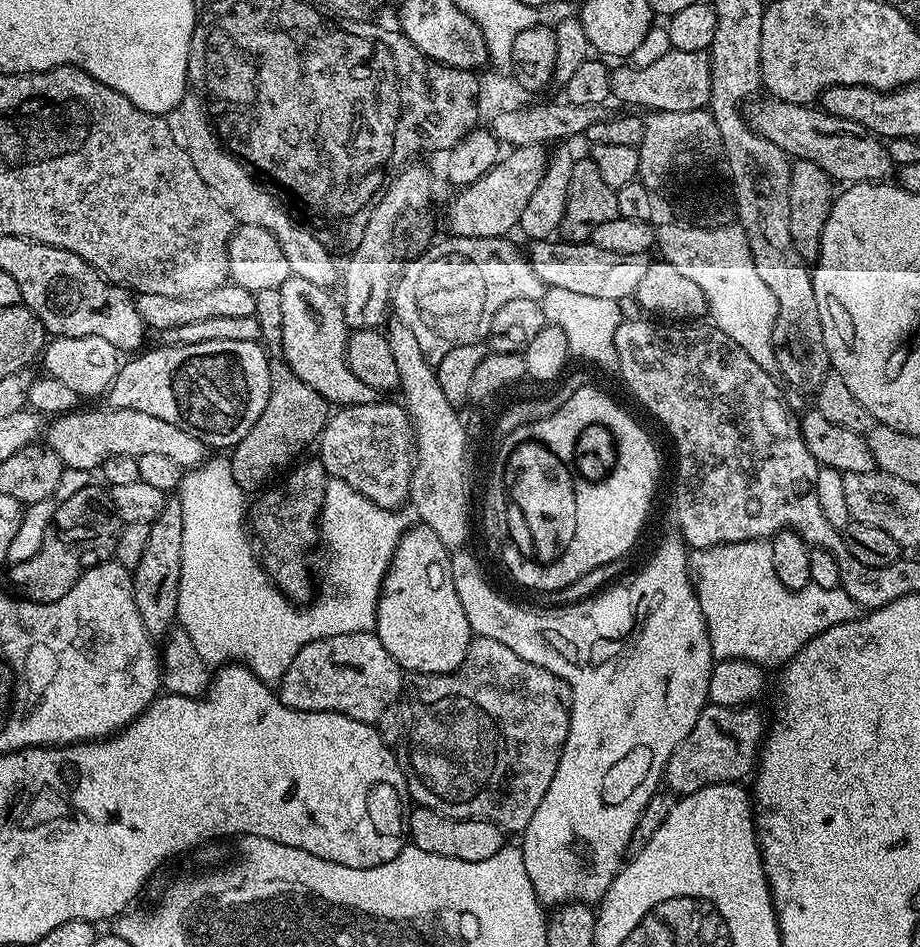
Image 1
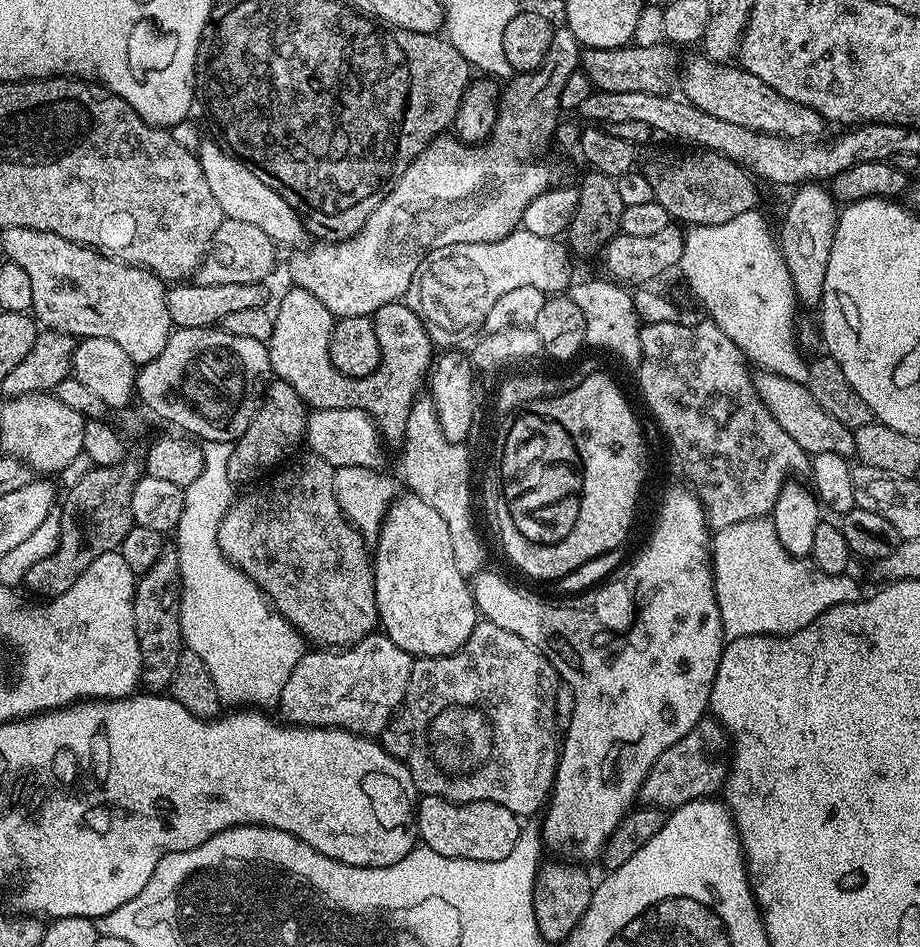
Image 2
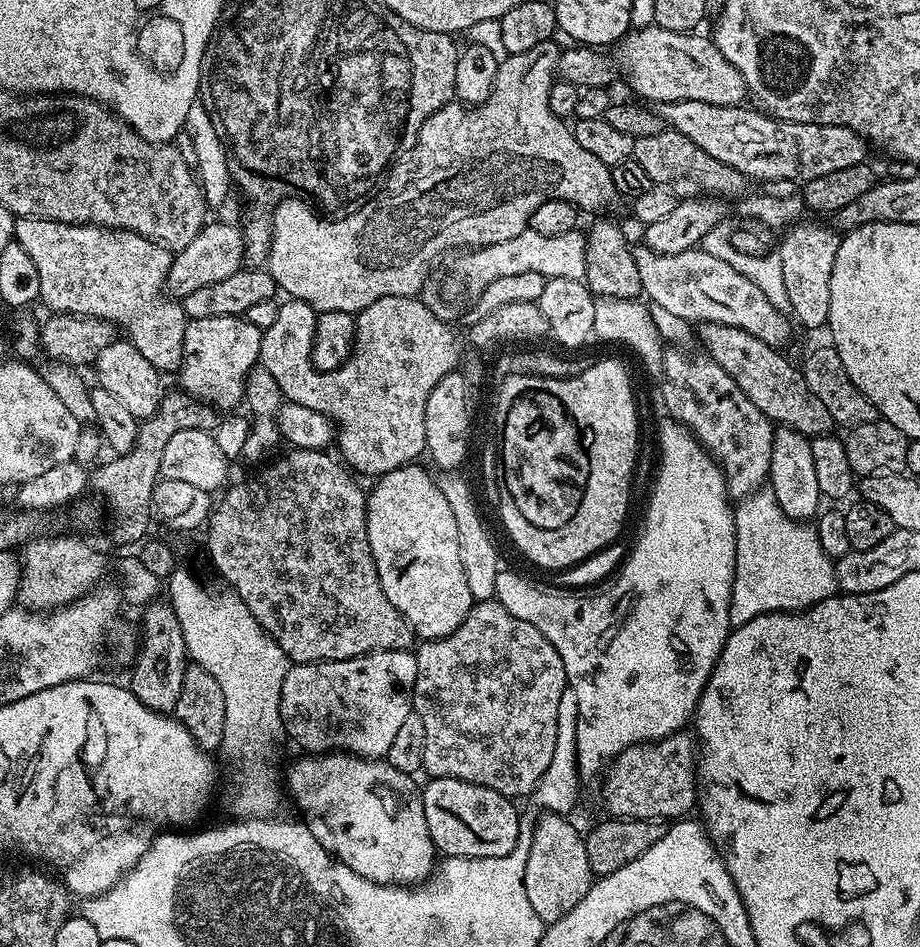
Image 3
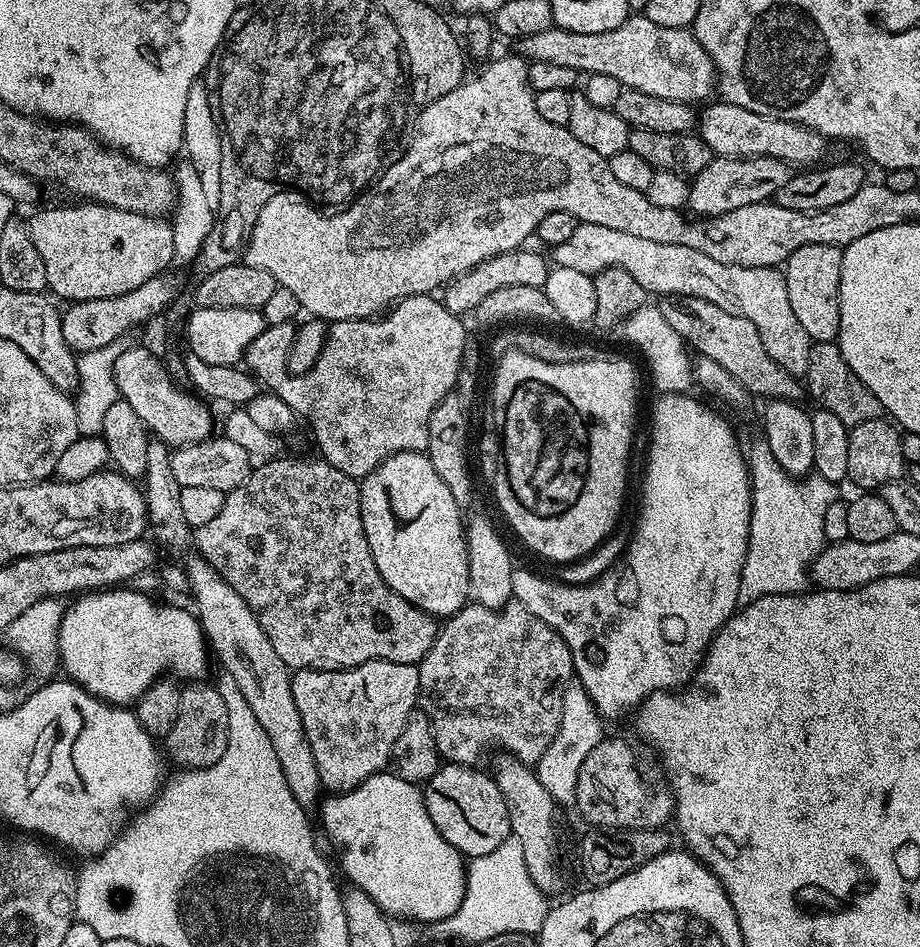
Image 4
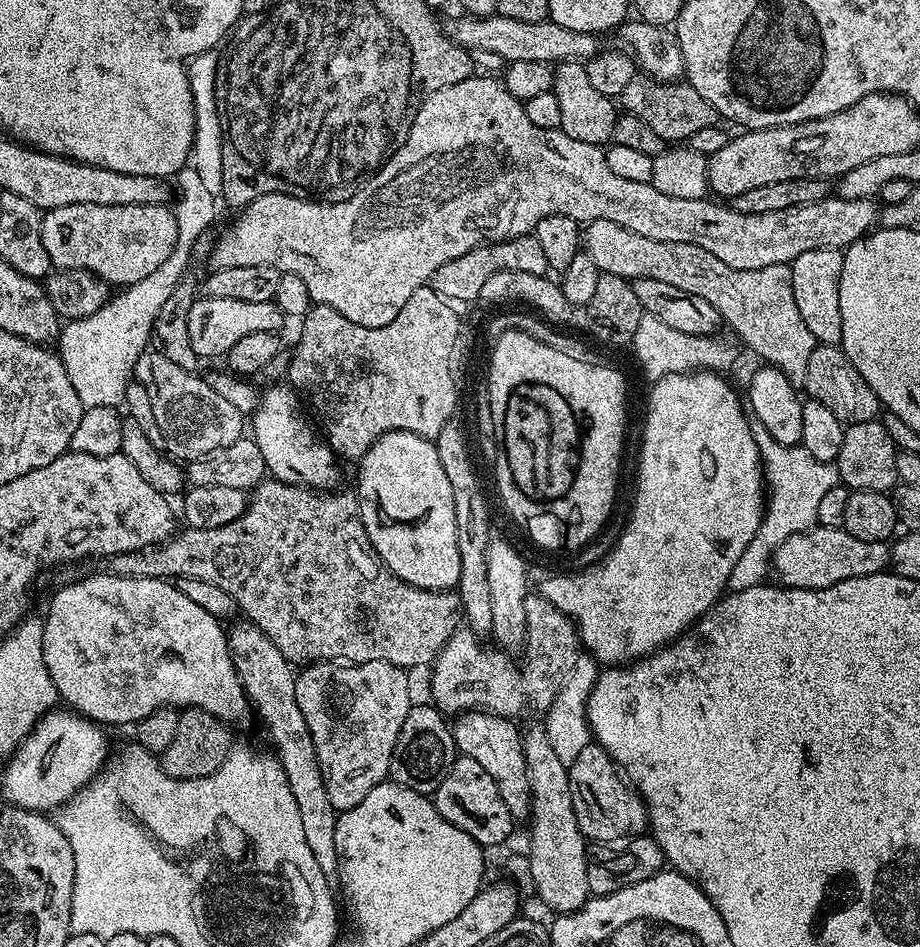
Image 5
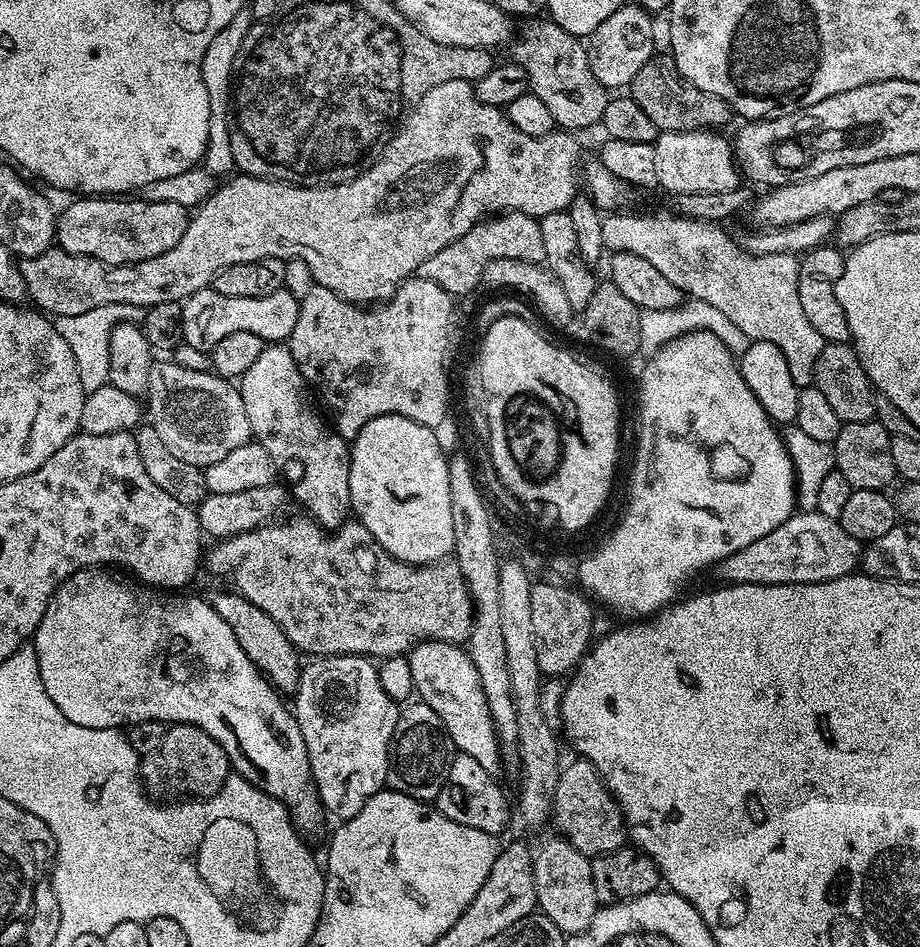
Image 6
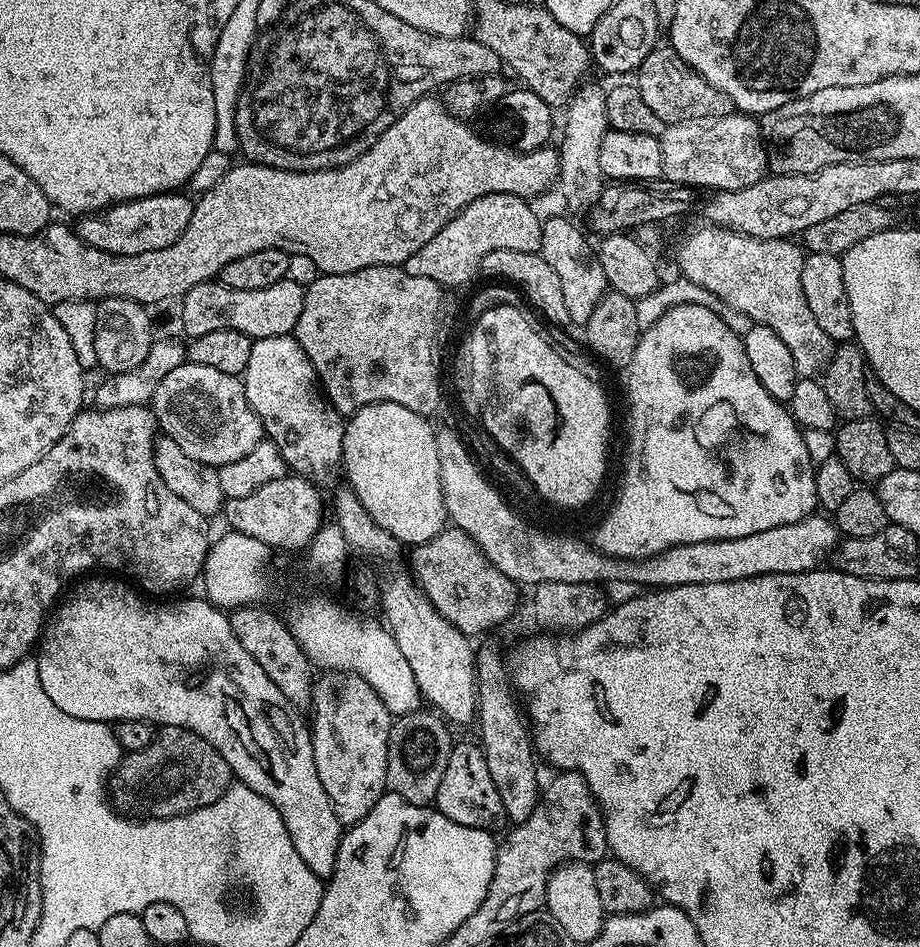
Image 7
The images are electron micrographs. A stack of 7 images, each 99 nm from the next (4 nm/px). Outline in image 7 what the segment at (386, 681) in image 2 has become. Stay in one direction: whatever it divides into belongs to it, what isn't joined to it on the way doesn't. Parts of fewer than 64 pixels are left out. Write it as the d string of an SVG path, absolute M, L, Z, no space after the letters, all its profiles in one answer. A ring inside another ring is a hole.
M331 670L321 671L315 677L312 686L310 711L312 711L312 720L310 716L310 731L312 734L312 749L314 750L314 766L318 769L318 778L322 782L322 790L326 790L326 798L330 798L330 806L334 806L334 814L338 814L341 825L351 826L362 822L362 818L366 818L366 814L370 814L370 810L374 810L374 802L378 802L378 798L382 798L386 791L388 739L390 738L390 730L392 729L394 719L393 713L388 711L388 707L382 702L382 698L378 698L378 694L370 686L370 682L366 682L361 676L353 672L333 672Z

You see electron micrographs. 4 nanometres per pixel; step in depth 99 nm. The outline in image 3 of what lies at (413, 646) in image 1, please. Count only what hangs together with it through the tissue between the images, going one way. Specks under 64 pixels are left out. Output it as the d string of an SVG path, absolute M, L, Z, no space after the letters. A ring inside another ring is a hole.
M419 463L404 464L379 477L366 496L366 534L370 542L370 554L378 570L378 582L382 582L382 594L390 598L390 606L406 618L413 633L421 641L446 638L466 622L473 606L470 586L466 586L466 570L462 570L462 554L458 546L458 522L454 522L454 510L436 485L433 473Z

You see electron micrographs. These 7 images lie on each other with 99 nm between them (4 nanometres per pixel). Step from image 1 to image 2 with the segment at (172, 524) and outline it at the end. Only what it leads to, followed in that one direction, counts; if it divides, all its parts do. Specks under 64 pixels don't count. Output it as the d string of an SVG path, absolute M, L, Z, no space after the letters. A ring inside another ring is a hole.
M166 546L162 550L162 554L158 554L158 562L154 562L154 566L150 566L150 570L139 573L136 581L136 593L134 594L134 630L138 634L138 650L142 650L142 666L144 669L140 675L141 685L152 694L167 693L172 687L174 670L178 670L178 658L180 657L180 653L185 651L186 648L184 635L182 634L182 626L180 625L180 567L178 566L178 554L176 553L175 547Z

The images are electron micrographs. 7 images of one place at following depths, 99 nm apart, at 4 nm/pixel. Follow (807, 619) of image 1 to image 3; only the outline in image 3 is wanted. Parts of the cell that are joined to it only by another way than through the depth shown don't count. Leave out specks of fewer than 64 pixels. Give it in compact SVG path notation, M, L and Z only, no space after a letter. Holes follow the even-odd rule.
M771 487L759 488L743 497L735 505L736 514L736 569L732 587L731 622L744 625L752 618L767 612L798 612L826 598L837 595L836 565L822 550L818 534L811 523L791 520L778 504Z

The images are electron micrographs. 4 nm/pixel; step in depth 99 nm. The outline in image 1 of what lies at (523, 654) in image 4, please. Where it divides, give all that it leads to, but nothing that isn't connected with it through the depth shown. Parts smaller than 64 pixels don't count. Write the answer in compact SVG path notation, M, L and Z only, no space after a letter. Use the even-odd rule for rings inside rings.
M476 636L466 650L466 658L453 672L446 674L411 673L406 680L406 702L410 706L412 721L407 737L402 744L402 748L408 751L405 756L402 756L402 767L404 777L408 780L409 797L419 807L429 808L455 820L485 820L496 824L505 833L523 833L530 818L534 818L534 810L538 810L538 802L542 802L546 790L550 790L554 770L558 770L558 762L562 758L562 750L568 737L570 708L562 704L560 685L556 677L551 676L542 666L534 666L534 662L526 662L526 658L518 658L518 654L514 654L514 650L510 650L510 646L502 646L502 642L498 642L494 638Z

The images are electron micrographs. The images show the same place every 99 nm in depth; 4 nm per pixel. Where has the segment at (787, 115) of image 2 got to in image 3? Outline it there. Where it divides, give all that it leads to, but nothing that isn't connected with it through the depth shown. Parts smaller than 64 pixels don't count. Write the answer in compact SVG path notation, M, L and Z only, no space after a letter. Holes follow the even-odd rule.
M655 26L637 28L614 48L614 63L628 84L653 105L666 102L710 102L714 106L743 105L746 89L742 74L722 58L722 50L707 35L675 32Z

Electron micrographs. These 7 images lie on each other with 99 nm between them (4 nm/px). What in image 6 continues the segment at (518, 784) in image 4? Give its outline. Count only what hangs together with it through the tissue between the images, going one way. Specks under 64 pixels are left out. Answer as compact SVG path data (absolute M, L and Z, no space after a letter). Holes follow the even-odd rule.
M421 640L412 645L406 659L415 695L423 704L430 706L434 714L438 714L440 725L451 740L453 749L474 758L474 762L478 762L482 770L499 777L500 768L502 769L500 739L492 725L486 696L482 694L478 670L467 651L461 645L445 640Z

